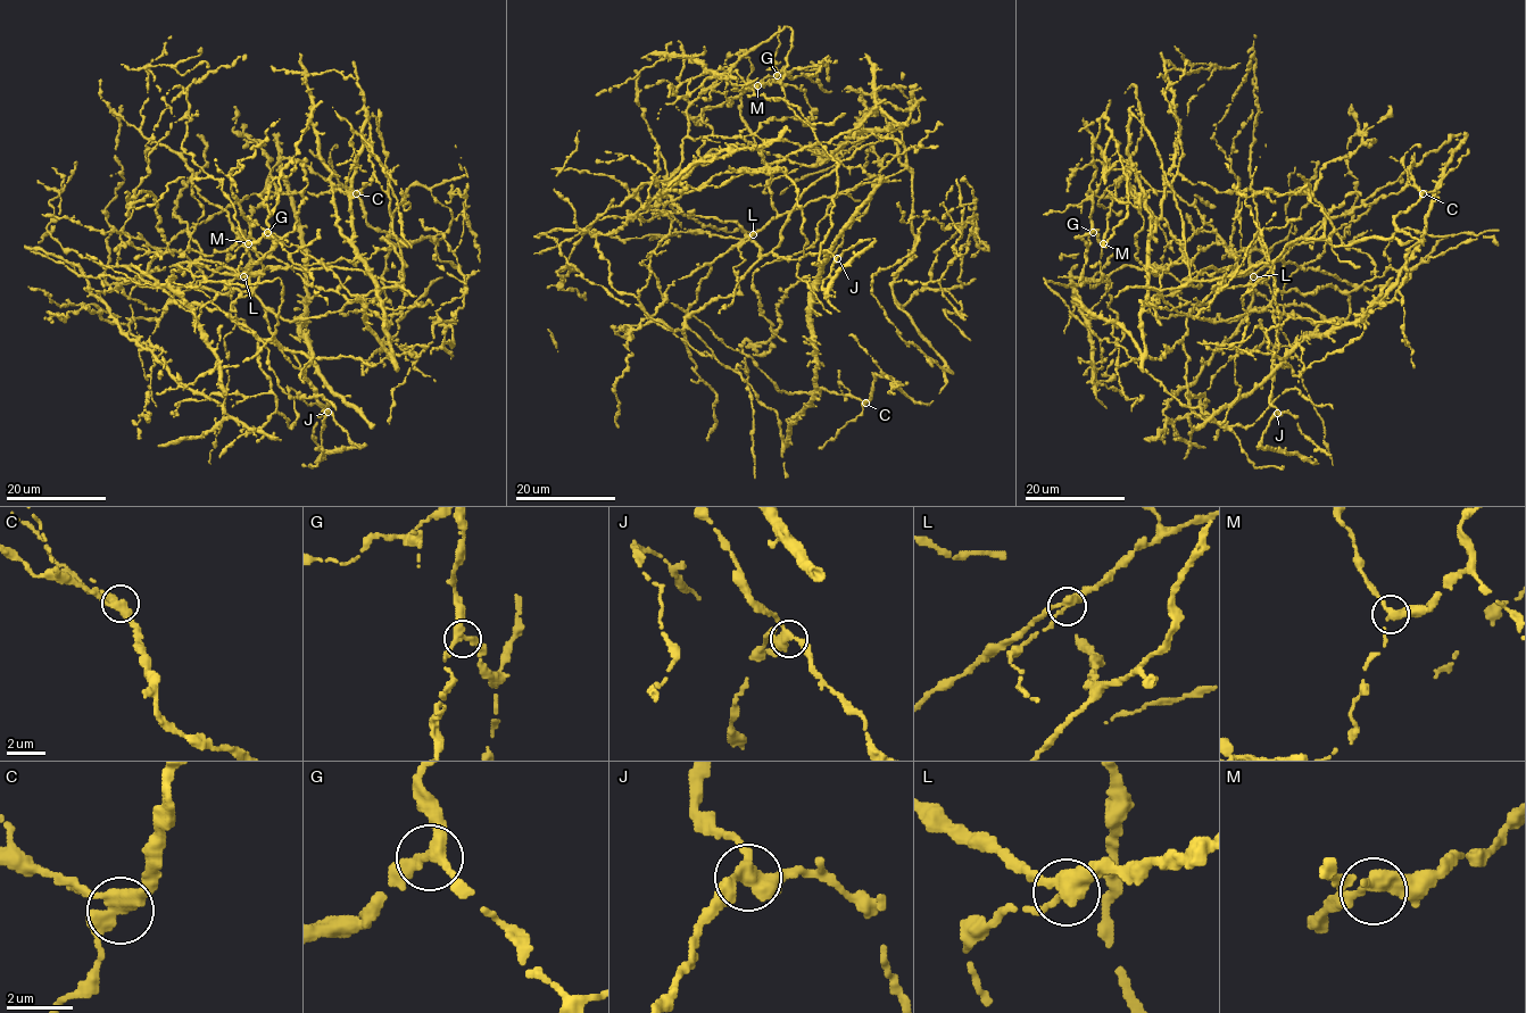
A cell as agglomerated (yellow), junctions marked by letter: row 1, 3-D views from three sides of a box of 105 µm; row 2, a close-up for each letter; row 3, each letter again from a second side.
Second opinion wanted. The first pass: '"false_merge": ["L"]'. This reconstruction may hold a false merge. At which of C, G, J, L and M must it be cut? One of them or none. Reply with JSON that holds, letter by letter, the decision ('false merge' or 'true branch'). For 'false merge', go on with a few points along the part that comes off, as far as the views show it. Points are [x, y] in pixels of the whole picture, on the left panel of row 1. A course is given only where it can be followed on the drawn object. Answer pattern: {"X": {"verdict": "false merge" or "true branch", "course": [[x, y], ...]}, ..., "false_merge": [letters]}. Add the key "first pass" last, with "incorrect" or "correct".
{"C": {"verdict": "true branch"}, "G": {"verdict": "true branch"}, "J": {"verdict": "true branch"}, "L": {"verdict": "false merge", "course": [[243, 275], [230, 284], [235, 325], [224, 339], [230, 376], [224, 415], [215, 446], [209, 453], [210, 464]]}, "M": {"verdict": "true branch"}, "false_merge": ["L"], "first pass": "correct"}

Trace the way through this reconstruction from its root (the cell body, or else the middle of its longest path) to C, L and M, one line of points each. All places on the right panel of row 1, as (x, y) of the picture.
C: (1162, 297), (1212, 321), (1277, 291), (1349, 297), (1288, 346), (1291, 274), (1412, 158), (1423, 193)
L: (1162, 297), (1158, 291), (1147, 287), (1183, 287), (1201, 270), (1212, 266), (1216, 270), (1235, 267), (1253, 275)
M: (1162, 297), (1233, 267), (1196, 272), (1175, 239), (1141, 265), (1127, 160), (1089, 185), (1103, 243)

